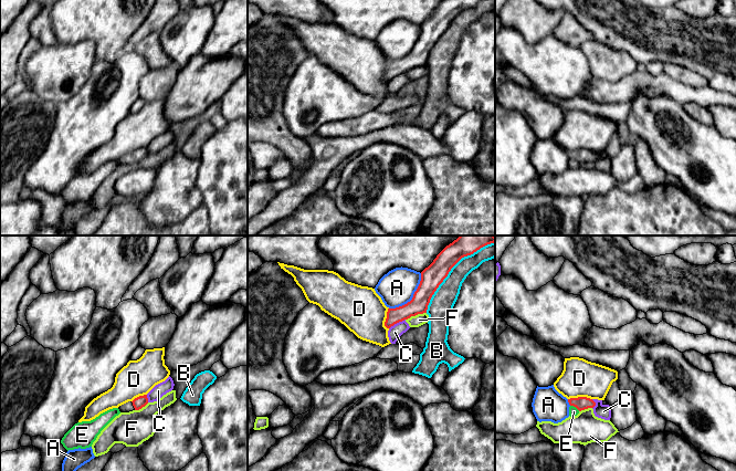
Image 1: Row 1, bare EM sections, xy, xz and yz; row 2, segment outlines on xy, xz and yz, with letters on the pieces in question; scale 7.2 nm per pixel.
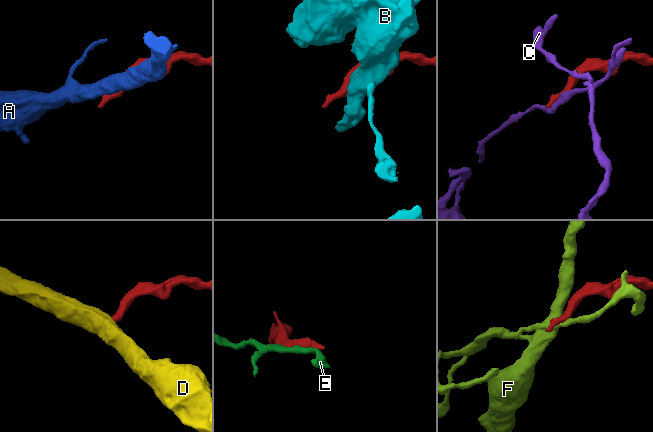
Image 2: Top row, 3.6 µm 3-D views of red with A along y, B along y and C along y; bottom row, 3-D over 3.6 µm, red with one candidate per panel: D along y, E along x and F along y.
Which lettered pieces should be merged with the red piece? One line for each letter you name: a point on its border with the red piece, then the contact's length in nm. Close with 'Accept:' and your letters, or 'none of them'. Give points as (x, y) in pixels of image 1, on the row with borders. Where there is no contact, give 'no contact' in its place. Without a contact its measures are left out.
Accept: none of them

